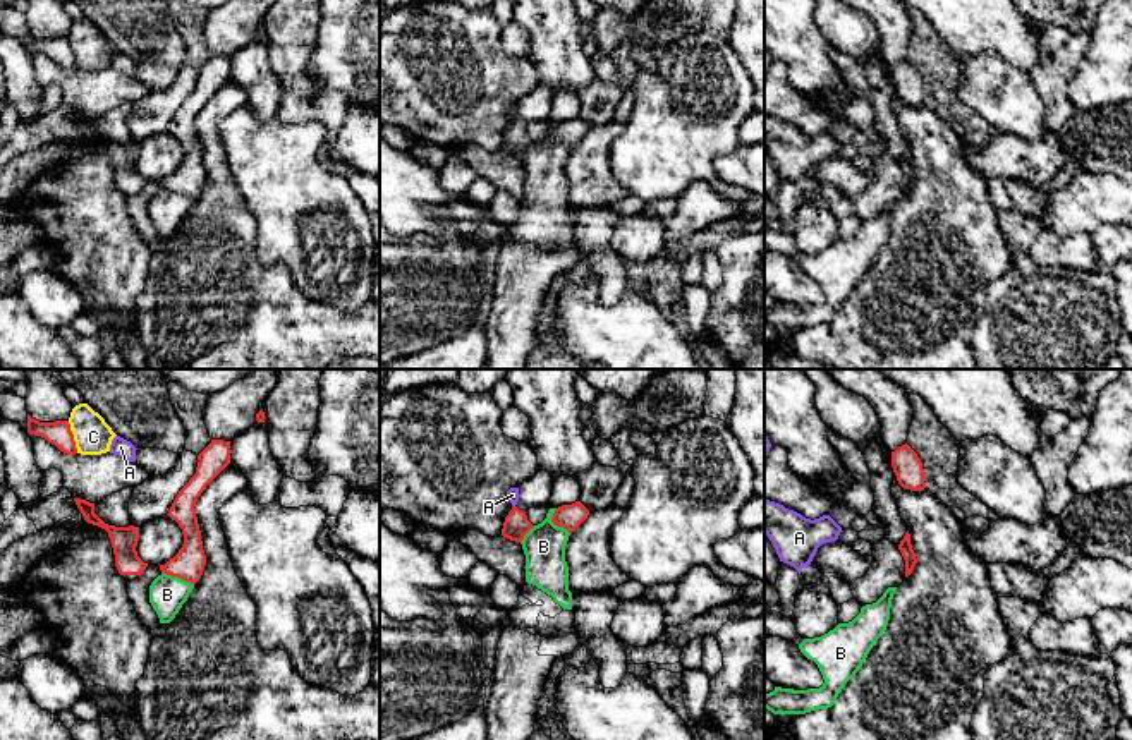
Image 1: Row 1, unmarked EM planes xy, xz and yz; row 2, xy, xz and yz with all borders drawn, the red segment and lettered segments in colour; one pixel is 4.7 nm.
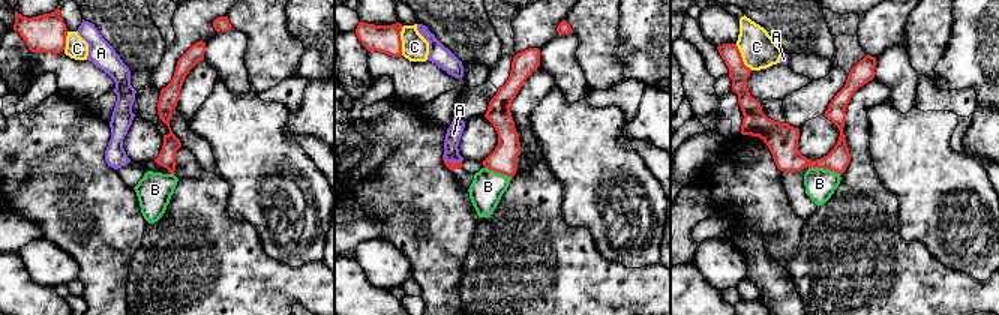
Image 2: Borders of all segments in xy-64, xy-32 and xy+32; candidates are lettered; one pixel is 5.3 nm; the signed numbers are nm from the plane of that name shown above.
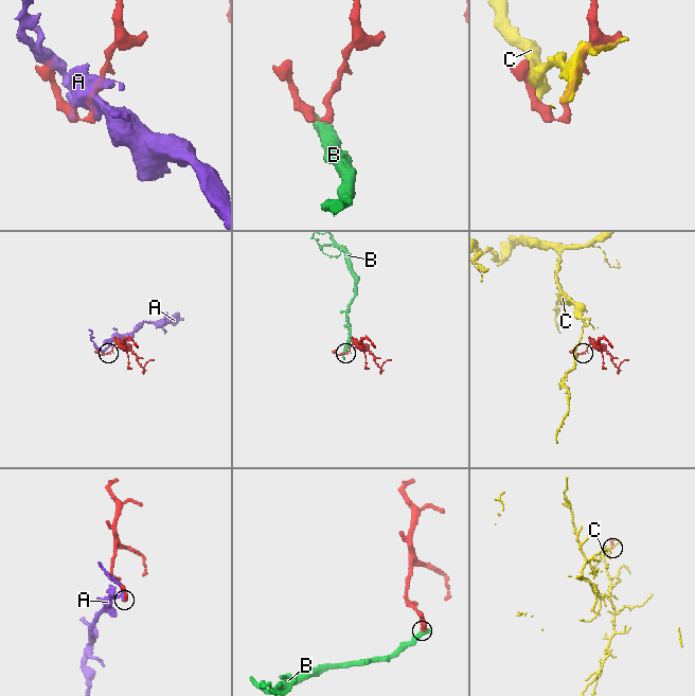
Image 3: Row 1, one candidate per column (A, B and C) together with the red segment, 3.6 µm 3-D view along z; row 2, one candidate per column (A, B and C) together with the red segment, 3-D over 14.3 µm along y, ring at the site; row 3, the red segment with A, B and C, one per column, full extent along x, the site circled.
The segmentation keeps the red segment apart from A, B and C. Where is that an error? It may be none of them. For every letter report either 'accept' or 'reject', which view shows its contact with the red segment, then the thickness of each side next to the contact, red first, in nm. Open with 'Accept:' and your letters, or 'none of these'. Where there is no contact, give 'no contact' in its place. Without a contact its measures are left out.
Accept: none of these
A: reject | xy | 130/20 nm
B: reject | xy | 150/170 nm
C: reject | xy | 120/180 nm

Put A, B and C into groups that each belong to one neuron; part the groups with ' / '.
A / B / C

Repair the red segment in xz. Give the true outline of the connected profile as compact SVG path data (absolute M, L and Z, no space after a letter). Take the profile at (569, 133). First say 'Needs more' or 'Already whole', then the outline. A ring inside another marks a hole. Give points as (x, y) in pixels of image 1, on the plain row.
Already whole. M575 117L572 120L562 120L555 125L551 137L569 148L575 146L589 130L589 125Z

